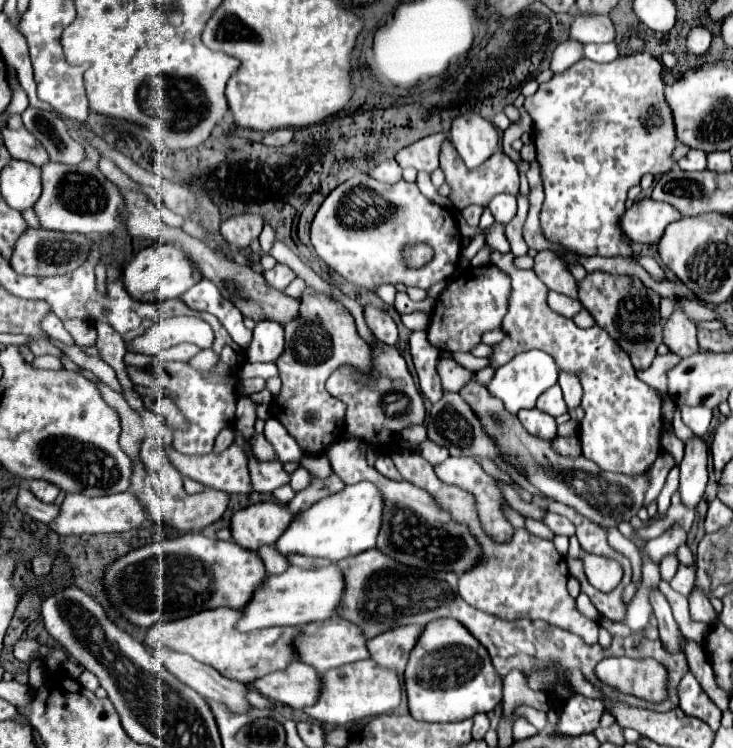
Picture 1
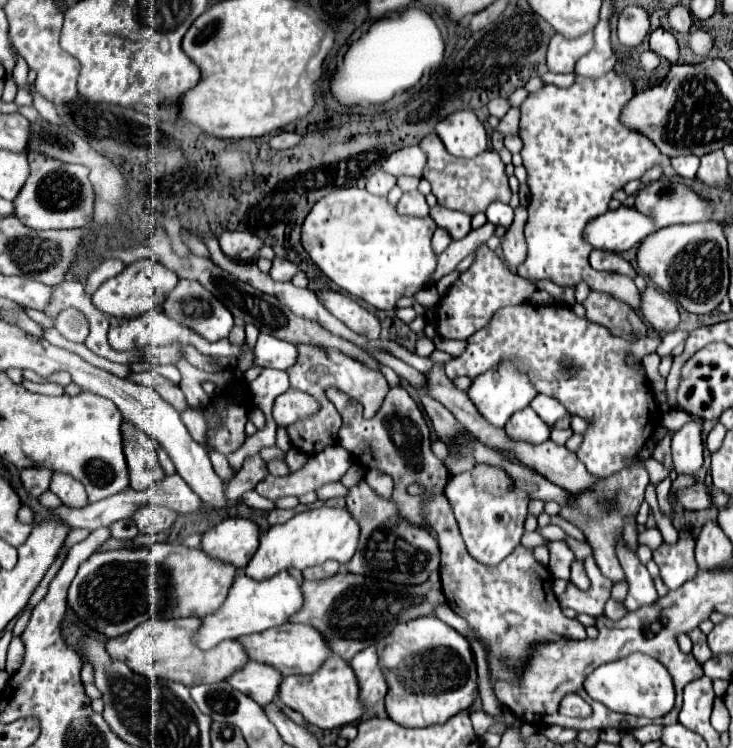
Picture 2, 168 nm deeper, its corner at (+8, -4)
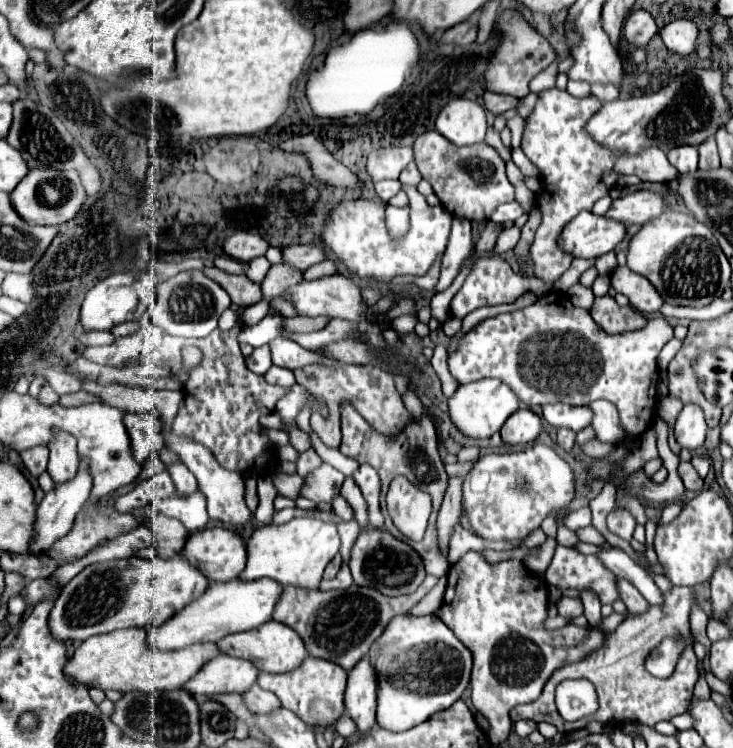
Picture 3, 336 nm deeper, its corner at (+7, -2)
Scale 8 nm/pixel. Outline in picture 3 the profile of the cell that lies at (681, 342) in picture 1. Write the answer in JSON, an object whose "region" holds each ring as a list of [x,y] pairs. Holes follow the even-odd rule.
{"region":[[[616,266],[610,272],[610,282],[616,292],[630,298],[630,304],[638,312],[642,312],[644,316],[658,314],[658,310],[662,306],[662,298],[644,276],[632,272],[628,266]]]}

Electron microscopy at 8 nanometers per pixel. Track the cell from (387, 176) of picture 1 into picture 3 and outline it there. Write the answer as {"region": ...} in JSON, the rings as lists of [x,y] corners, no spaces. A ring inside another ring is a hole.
{"region":[[[382,180],[382,182],[376,182],[374,188],[376,188],[376,194],[380,196],[380,200],[382,202],[388,202],[392,196],[398,194],[400,182],[398,180]]]}

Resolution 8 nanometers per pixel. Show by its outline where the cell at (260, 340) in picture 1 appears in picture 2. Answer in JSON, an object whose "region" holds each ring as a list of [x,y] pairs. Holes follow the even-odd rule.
{"region":[[[259,334],[253,366],[287,370],[289,366],[295,364],[295,360],[297,360],[297,350],[293,344],[285,340],[277,340],[275,336],[269,336],[269,334]]]}

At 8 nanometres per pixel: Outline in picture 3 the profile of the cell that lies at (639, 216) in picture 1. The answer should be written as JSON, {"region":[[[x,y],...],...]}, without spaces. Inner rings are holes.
{"region":[[[582,210],[564,226],[558,236],[558,246],[572,258],[598,258],[614,250],[624,234],[624,224]]]}

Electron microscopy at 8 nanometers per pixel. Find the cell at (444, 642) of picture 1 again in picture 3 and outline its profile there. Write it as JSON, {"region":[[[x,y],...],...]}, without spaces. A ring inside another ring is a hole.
{"region":[[[434,614],[394,616],[370,648],[370,666],[378,680],[376,722],[392,732],[404,732],[436,712],[450,708],[466,690],[472,670],[470,650]]]}

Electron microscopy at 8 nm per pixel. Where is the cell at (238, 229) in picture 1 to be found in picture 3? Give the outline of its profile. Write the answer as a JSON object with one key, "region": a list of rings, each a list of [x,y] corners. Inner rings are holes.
{"region":[[[238,230],[232,234],[232,238],[228,238],[224,242],[224,252],[226,256],[238,260],[238,262],[250,262],[258,256],[264,256],[266,250],[270,248],[270,244],[253,232],[246,232],[246,230]]]}

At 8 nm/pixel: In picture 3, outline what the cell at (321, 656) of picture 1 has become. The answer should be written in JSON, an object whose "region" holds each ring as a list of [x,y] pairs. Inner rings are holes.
{"region":[[[274,620],[264,622],[262,626],[258,626],[254,630],[248,630],[246,634],[230,634],[230,636],[218,640],[216,646],[222,654],[244,658],[244,660],[252,662],[262,672],[288,672],[288,670],[294,670],[308,656],[306,648],[302,646],[302,640],[298,638],[298,634],[294,634],[294,630],[290,630],[288,626],[278,624]]]}

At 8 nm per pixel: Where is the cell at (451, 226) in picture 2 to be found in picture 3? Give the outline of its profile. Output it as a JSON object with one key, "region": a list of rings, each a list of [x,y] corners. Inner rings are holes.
{"region":[[[454,218],[452,220],[452,234],[442,258],[442,270],[440,270],[440,282],[436,286],[438,292],[446,290],[456,274],[460,272],[462,262],[470,256],[472,252],[472,234],[470,234],[470,222]]]}

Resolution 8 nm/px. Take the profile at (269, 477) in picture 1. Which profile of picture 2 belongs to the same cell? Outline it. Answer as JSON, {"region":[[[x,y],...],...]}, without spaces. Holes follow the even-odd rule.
{"region":[[[333,444],[325,450],[321,450],[317,456],[311,456],[307,464],[287,476],[271,476],[267,474],[259,484],[257,492],[269,500],[277,500],[281,496],[301,496],[305,492],[317,490],[325,482],[341,480],[341,476],[347,472],[347,468],[353,464],[353,458],[349,452]]]}

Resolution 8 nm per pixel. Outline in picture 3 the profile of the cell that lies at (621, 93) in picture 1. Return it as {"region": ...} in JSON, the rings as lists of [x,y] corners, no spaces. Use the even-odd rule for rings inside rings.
{"region":[[[550,88],[540,94],[532,116],[526,118],[522,150],[538,166],[542,180],[542,186],[536,192],[538,206],[542,210],[542,222],[530,246],[530,258],[536,268],[536,278],[546,284],[554,284],[554,280],[558,280],[572,262],[570,254],[558,250],[556,244],[556,238],[566,222],[570,222],[570,218],[574,218],[574,214],[580,210],[592,210],[592,204],[610,192],[620,174],[636,174],[640,180],[648,182],[674,182],[678,176],[678,170],[670,166],[662,150],[644,150],[638,156],[614,156],[588,138],[588,134],[582,132],[582,126],[590,114],[598,112],[598,108],[600,102],[596,96],[574,98],[566,90]]]}

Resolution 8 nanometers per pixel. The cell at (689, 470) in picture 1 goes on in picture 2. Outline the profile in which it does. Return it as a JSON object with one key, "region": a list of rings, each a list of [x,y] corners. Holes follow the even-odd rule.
{"region":[[[689,422],[681,430],[677,430],[671,438],[671,448],[675,472],[683,476],[697,476],[699,468],[703,466],[701,424]]]}

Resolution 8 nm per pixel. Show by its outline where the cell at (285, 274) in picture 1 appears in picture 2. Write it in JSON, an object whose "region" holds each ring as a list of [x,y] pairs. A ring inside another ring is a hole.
{"region":[[[273,258],[273,266],[271,266],[271,278],[275,282],[289,282],[297,272],[297,266],[285,258]]]}

